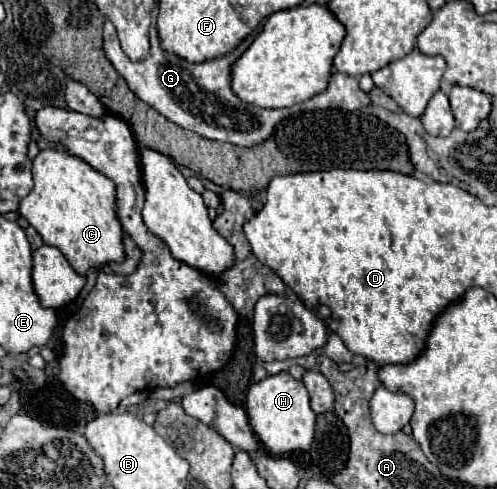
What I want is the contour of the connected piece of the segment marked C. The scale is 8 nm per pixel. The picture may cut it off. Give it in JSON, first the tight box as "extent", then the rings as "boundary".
{"extent":[18,148,124,274],"boundary":[[[52,148],[42,150],[34,158],[32,176],[34,188],[20,202],[18,212],[38,230],[44,244],[58,248],[78,274],[86,274],[92,266],[98,268],[106,262],[120,262],[124,258],[124,232],[114,212],[116,188],[112,180],[96,172],[82,158]]]}

